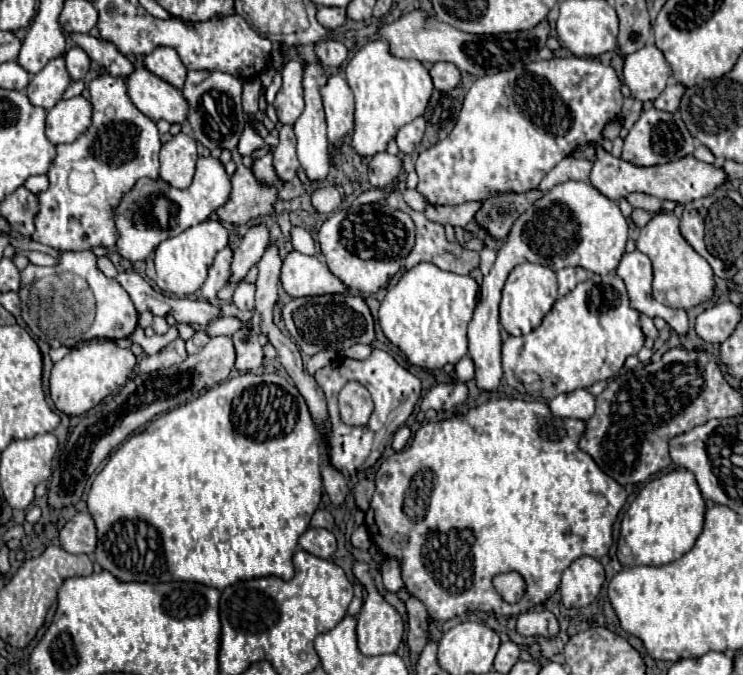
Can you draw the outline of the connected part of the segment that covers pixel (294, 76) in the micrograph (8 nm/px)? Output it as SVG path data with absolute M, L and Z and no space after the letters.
M288 61L282 71L282 87L276 93L274 109L278 113L280 123L294 125L304 111L304 97L302 97L302 63Z

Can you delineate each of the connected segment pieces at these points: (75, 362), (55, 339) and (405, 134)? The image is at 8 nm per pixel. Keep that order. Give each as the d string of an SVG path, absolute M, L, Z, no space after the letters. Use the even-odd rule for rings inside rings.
M92 341L84 349L70 351L64 359L54 363L50 373L50 397L58 411L66 415L82 415L96 407L104 397L118 391L136 367L136 357L130 349L120 349L114 341Z
M66 251L60 255L56 267L28 265L20 281L22 319L34 335L50 343L50 347L74 345L84 339L106 337L122 339L132 335L138 323L138 313L128 293L98 271L96 257L90 251Z
M418 117L414 119L412 123L404 125L398 135L396 135L396 143L400 147L402 153L412 153L416 149L416 145L420 143L420 139L423 138L426 128L426 120L424 117Z

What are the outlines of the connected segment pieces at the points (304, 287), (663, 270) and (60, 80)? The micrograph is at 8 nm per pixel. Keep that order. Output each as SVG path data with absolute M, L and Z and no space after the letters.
M298 251L284 257L280 279L290 297L318 297L348 291L348 287L336 275L332 275L324 263Z
M656 213L644 229L640 229L636 249L652 259L654 267L654 299L680 309L692 309L714 297L714 273L704 257L700 257L678 229L674 213Z
M58 57L58 59L52 59L40 73L36 73L30 79L26 93L28 93L28 99L32 105L52 109L60 101L62 93L66 91L66 87L70 83L72 83L72 79L66 71L64 59Z

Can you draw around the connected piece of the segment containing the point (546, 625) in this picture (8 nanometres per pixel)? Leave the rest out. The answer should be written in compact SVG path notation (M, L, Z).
M526 611L518 617L516 631L526 637L552 637L558 633L558 621L552 611Z

